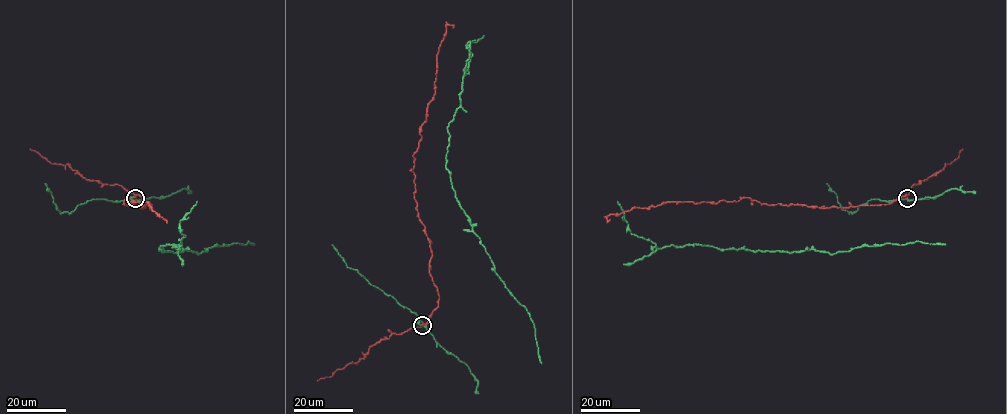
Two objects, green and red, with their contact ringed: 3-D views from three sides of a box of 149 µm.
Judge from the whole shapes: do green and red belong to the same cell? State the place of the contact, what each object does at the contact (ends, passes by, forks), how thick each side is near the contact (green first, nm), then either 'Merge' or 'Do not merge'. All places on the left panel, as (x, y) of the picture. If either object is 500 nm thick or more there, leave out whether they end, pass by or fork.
Place: (135, 198). At the ring green passes by. At the ring red ends. Thickness 280 nm (green) against 280 nm. Merge

